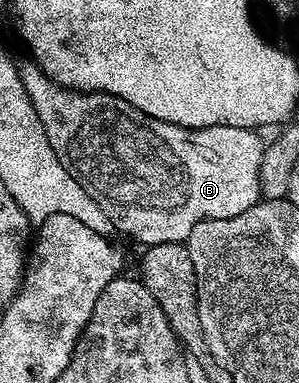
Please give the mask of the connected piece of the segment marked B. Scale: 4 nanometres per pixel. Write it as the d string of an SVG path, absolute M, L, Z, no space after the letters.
M28 64L20 66L21 82L59 163L63 163L65 170L84 185L87 195L99 203L103 215L111 219L118 234L126 233L142 241L145 247L176 241L185 243L195 223L243 215L243 211L262 200L263 144L254 130L226 125L191 129L188 125L167 123L147 116L131 107L131 103L121 97L112 97L110 93L66 89L52 81L37 64Z

